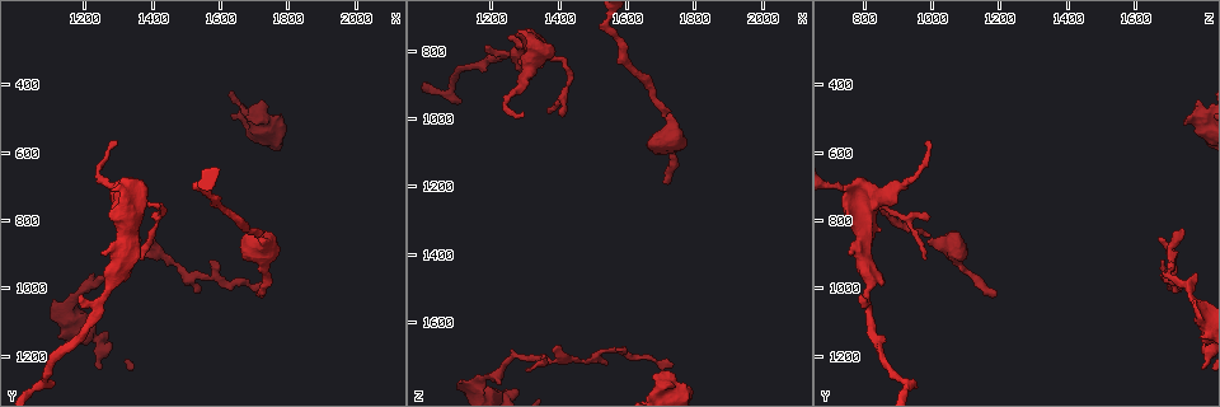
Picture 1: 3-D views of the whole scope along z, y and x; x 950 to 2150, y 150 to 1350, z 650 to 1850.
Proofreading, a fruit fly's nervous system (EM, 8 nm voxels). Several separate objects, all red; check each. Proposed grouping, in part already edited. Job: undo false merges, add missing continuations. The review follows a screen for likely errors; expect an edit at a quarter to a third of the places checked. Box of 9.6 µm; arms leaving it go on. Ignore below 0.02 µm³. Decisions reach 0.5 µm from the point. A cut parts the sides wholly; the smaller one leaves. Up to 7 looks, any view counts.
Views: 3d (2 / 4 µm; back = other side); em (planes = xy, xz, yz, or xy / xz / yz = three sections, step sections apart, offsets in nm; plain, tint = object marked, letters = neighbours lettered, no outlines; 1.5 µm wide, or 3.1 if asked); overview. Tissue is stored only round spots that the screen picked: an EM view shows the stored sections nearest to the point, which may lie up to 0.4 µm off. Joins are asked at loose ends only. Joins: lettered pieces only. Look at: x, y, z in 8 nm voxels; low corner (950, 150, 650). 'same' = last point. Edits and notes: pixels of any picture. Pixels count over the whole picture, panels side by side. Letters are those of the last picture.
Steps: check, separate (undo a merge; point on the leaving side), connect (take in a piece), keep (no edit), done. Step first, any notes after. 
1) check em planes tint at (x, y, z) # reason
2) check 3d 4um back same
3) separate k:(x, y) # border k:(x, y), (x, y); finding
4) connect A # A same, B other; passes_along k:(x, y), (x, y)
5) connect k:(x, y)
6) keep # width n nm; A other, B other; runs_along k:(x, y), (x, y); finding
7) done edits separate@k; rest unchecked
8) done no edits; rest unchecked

check 3d 2um at (1300, 830, 1750)

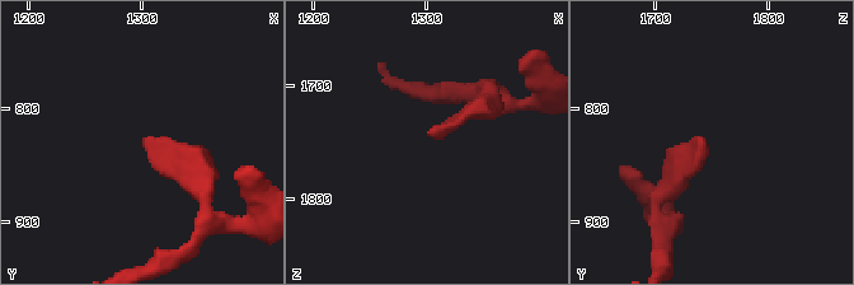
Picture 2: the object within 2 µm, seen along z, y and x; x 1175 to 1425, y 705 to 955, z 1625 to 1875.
check em planes letters at (1302, 834, 1746)

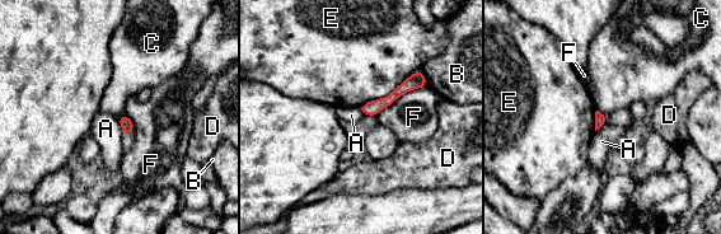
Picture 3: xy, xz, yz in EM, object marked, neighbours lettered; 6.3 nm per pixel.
keep # A other, B other, C other, D other, E other, F other; runs_along 3:(420, 74), (388, 101), (364, 108); none of them fits

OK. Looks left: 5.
check 3d 2um at (1370, 910, 990) # free end

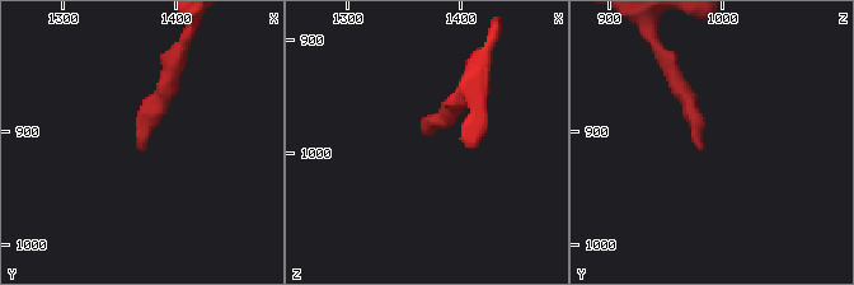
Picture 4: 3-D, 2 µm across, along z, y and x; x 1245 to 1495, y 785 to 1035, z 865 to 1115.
check em planes tint at (1366, 914, 984) # shape alone is not enough

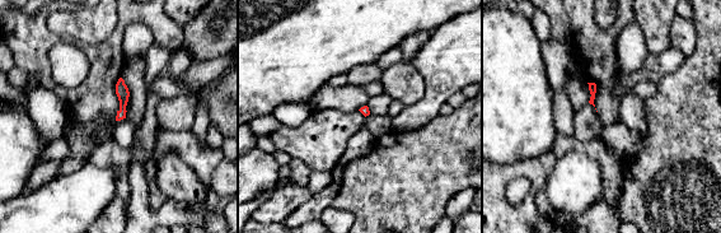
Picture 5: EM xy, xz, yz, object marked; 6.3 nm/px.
check em planes letters same

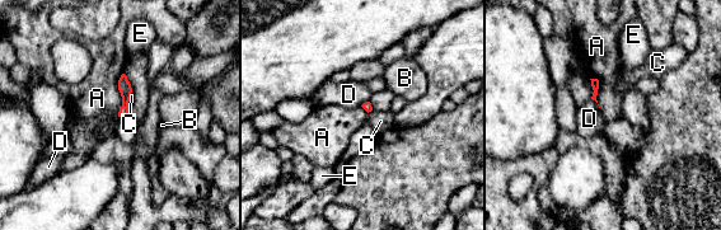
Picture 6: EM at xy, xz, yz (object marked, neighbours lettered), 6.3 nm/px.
keep # A other, B other, C other, D other, E other; border 6:(122, 73), (117, 116); no lettered piece goes on from it

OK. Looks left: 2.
done no edits; rest unchecked

